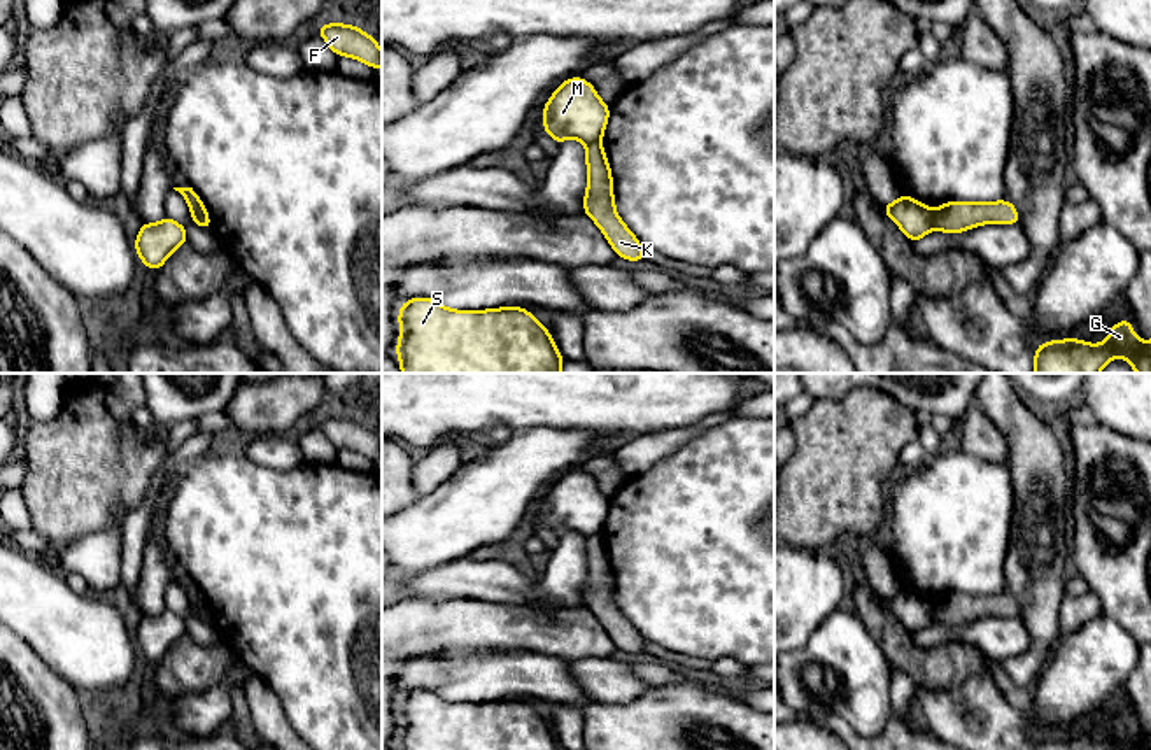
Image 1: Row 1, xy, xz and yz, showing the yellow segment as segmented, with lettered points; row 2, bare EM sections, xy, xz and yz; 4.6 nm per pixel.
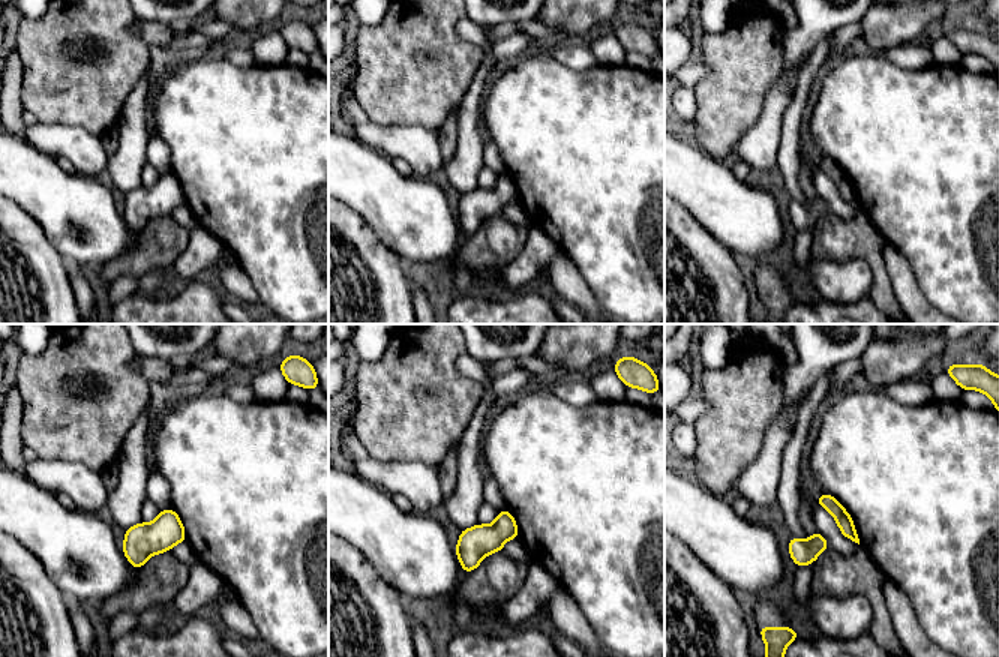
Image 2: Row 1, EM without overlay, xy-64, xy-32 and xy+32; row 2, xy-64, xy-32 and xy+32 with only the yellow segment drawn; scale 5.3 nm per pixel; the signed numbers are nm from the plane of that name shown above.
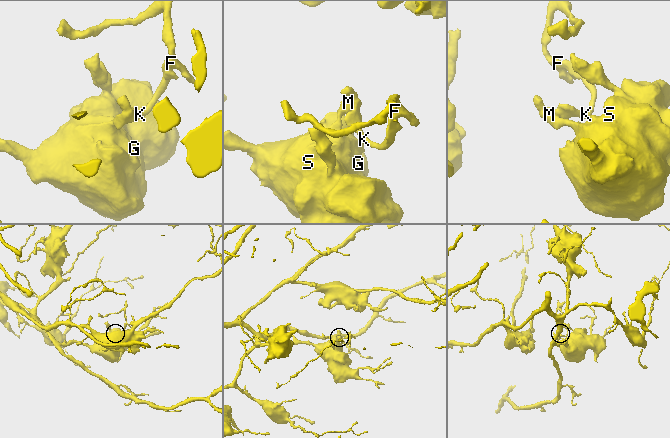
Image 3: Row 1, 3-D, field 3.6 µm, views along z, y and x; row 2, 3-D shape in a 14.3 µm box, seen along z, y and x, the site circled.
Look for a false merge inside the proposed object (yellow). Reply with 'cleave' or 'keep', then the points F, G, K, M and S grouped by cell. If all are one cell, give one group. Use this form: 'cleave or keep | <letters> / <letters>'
cleave | F K / G M S

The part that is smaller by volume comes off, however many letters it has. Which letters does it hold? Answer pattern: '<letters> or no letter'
F, K

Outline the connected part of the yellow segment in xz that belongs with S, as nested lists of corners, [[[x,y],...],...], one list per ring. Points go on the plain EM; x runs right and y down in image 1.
[[[410,690],[398,713],[398,750],[562,750],[550,724],[522,699],[452,703],[433,690]]]

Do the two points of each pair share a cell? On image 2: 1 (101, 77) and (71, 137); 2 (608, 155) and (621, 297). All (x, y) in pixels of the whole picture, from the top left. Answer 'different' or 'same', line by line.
1: different
2: same

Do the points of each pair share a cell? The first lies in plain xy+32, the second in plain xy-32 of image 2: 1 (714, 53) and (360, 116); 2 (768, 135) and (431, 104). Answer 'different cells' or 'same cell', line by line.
1: different cells
2: different cells

